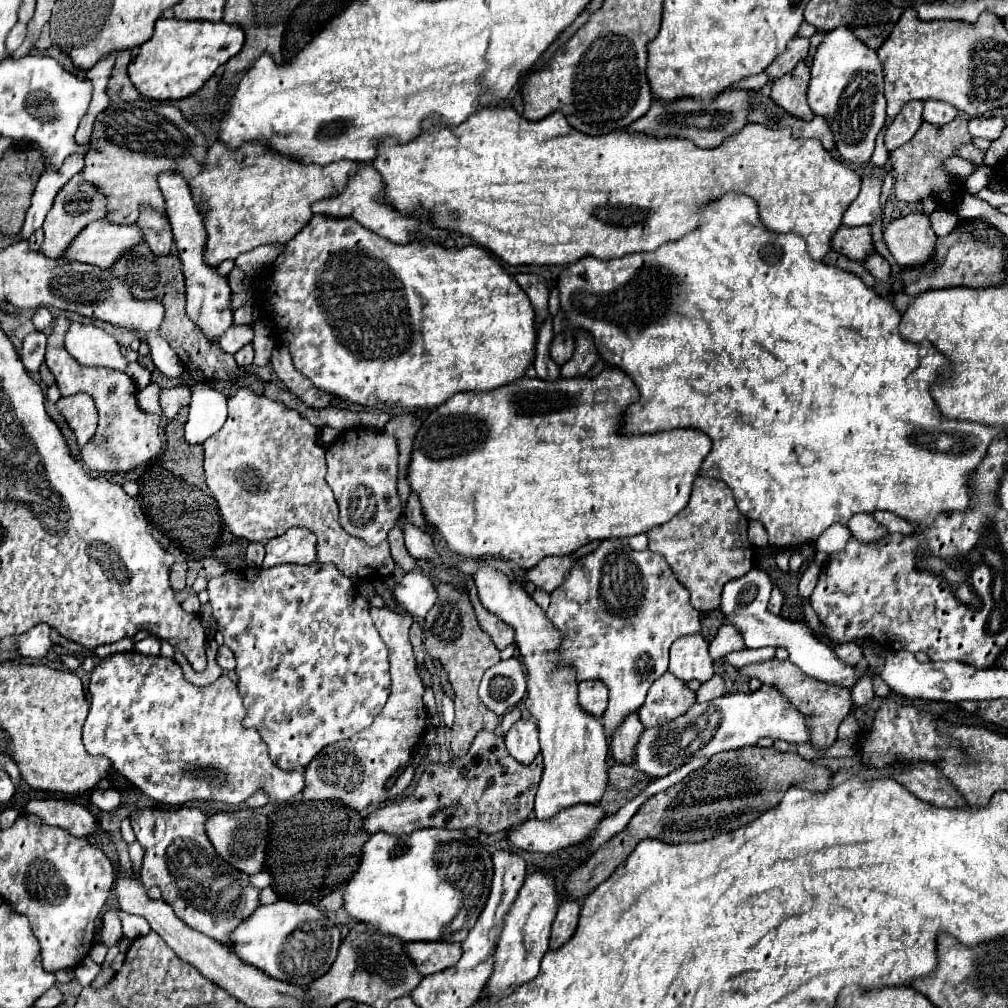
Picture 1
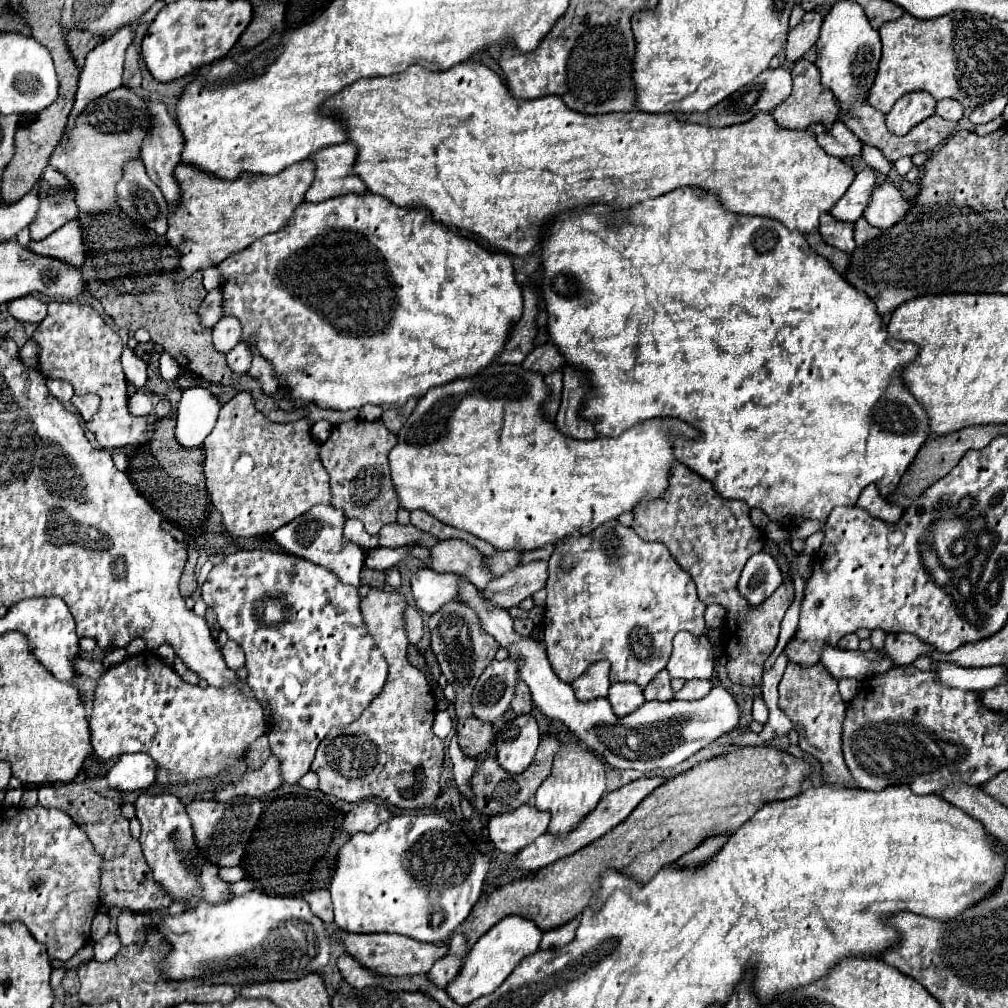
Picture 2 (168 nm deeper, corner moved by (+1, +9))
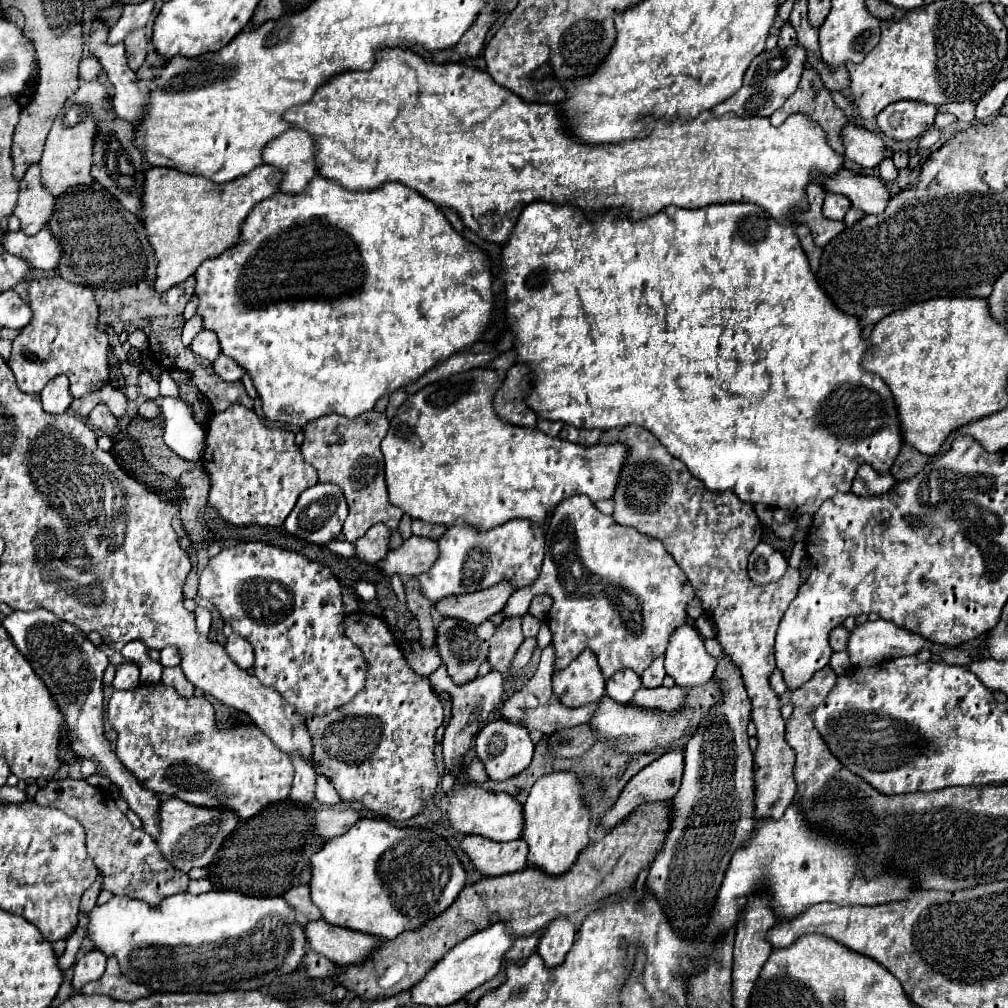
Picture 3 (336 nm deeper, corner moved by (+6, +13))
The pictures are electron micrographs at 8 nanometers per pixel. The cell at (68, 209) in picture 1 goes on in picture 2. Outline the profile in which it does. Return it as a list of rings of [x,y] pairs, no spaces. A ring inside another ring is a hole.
[[[53,168],[45,170],[41,184],[41,210],[39,216],[29,226],[31,240],[45,240],[55,230],[59,230],[65,222],[77,218],[79,208],[75,202],[75,190],[69,186],[67,178]]]

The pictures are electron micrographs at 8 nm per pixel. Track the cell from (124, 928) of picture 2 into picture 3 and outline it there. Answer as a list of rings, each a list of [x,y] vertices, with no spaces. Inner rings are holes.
[[[182,892],[164,898],[158,908],[152,908],[136,898],[112,896],[112,900],[96,904],[88,912],[86,934],[94,948],[104,952],[106,958],[118,958],[120,972],[128,980],[146,984],[152,992],[260,990],[272,980],[294,972],[308,952],[304,928],[296,924],[294,910],[284,898],[254,898],[238,892],[206,892],[198,896]]]

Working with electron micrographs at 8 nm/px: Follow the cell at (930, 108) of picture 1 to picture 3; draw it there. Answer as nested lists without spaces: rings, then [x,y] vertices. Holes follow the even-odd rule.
[[[956,102],[956,104],[944,104],[944,106],[940,106],[940,110],[944,110],[944,112],[950,112],[950,114],[954,114],[958,120],[962,120],[962,122],[974,122],[976,120],[976,104],[974,102]]]

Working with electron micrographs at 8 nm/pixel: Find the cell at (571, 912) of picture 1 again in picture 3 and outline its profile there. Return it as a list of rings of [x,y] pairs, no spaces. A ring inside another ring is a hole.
[[[556,918],[546,928],[538,946],[538,954],[544,958],[544,964],[558,966],[560,962],[564,962],[574,940],[576,940],[574,924],[568,918]]]

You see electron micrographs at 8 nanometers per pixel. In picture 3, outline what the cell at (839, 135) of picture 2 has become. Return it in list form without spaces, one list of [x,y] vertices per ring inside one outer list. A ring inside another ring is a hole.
[[[848,124],[842,130],[842,140],[846,146],[846,158],[862,168],[876,168],[884,158],[888,158],[888,146],[882,140],[882,136],[866,128]]]

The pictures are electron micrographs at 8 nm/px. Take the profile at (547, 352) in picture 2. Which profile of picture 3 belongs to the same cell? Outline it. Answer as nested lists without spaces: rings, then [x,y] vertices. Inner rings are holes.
[[[520,364],[512,366],[504,378],[504,384],[500,386],[498,394],[494,394],[494,410],[500,420],[512,426],[524,426],[524,428],[536,428],[536,412],[522,402],[528,390],[526,386],[526,368]]]

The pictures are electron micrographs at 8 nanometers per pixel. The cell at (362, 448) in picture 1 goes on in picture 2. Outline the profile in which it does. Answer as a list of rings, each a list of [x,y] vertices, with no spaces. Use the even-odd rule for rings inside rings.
[[[357,418],[333,426],[331,436],[321,446],[321,462],[331,476],[333,506],[343,510],[347,518],[361,520],[369,534],[377,534],[385,524],[395,522],[397,516],[399,502],[387,462],[387,454],[395,444],[397,436],[381,422],[365,422]]]

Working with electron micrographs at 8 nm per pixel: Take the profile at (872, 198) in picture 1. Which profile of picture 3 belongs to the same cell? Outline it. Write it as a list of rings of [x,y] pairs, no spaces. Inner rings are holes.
[[[826,194],[822,212],[830,220],[844,220],[844,214],[846,214],[848,208],[850,208],[850,200],[846,196],[842,196],[842,194]]]

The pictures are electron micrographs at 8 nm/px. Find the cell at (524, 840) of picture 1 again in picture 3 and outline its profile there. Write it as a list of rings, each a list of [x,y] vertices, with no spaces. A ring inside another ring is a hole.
[[[468,784],[452,792],[436,792],[434,804],[460,834],[476,834],[496,842],[510,842],[520,838],[524,826],[522,806],[510,794],[494,794],[476,784]]]

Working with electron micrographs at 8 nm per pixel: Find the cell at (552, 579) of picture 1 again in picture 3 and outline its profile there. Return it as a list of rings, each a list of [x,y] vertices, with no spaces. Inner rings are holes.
[[[500,582],[488,590],[444,598],[440,602],[434,602],[434,608],[444,618],[460,618],[472,624],[480,624],[492,614],[500,612],[512,592],[514,590],[508,582]]]

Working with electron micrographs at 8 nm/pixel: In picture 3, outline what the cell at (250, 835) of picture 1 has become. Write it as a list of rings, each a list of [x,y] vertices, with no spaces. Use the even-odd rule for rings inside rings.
[[[170,798],[160,804],[160,840],[156,840],[162,856],[176,866],[176,870],[188,872],[192,868],[204,868],[212,862],[222,842],[232,834],[238,818],[232,810],[222,808],[198,808],[188,802]]]

